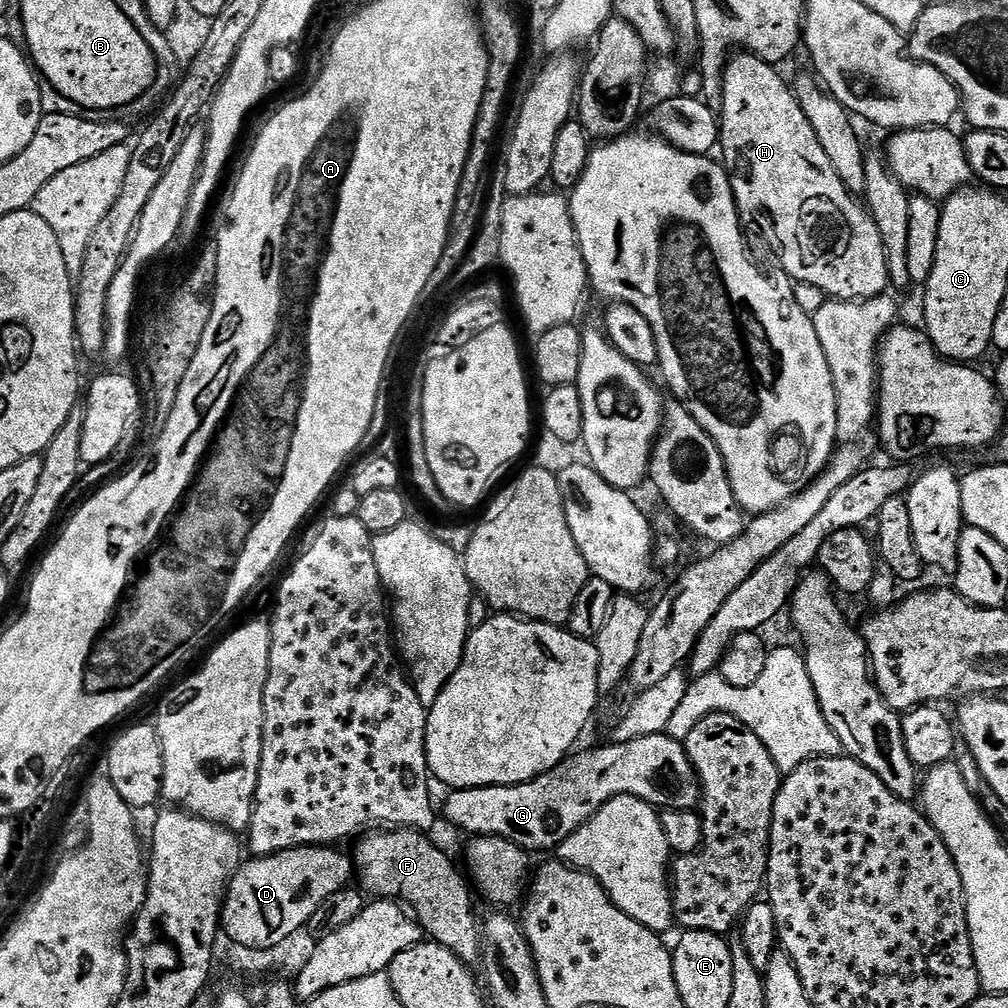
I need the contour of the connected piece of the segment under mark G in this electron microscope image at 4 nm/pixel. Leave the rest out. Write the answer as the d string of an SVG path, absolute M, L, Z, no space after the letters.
M649 732L637 735L627 742L616 743L620 744L592 748L589 752L577 751L569 755L563 764L559 764L551 772L525 784L458 788L449 791L448 797L444 800L444 812L442 808L443 819L445 816L454 827L469 832L467 834L469 837L497 836L517 844L529 854L535 854L535 852L544 852L547 848L559 849L560 843L570 838L574 830L578 830L602 806L606 806L606 802L619 796L633 796L651 804L657 810L695 809L699 805L702 795L700 779L681 741L675 740L664 732Z

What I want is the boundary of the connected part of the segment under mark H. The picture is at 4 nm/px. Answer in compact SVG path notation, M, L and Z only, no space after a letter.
M746 51L733 55L724 65L724 108L718 114L718 148L724 151L722 163L728 171L736 207L760 223L780 255L783 275L795 283L818 286L825 297L840 301L868 300L887 293L890 285L886 252L872 213L838 178L838 170L830 166L822 142L818 142L802 106L798 106L795 91L776 72L779 71L773 65Z

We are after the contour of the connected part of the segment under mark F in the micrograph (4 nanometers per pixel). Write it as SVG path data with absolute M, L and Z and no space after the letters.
M411 828L372 830L361 835L355 841L356 864L354 860L355 871L356 868L360 871L359 887L369 897L403 902L425 937L446 946L466 965L472 966L482 956L482 928L478 916L476 920L472 913L469 881L464 881L451 858L424 836L427 835L423 831Z

